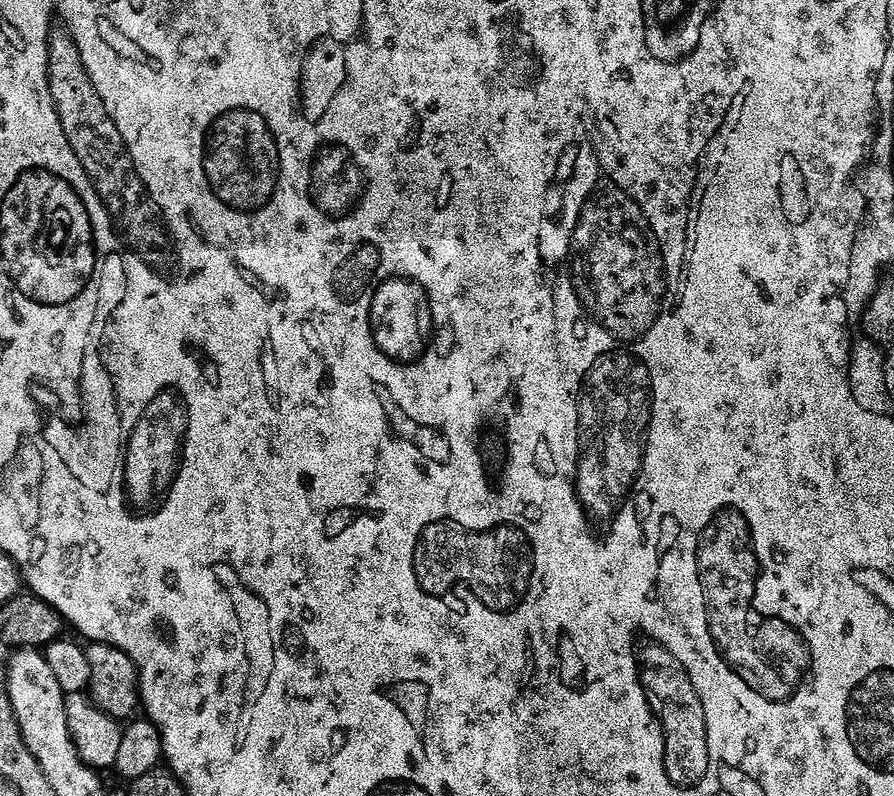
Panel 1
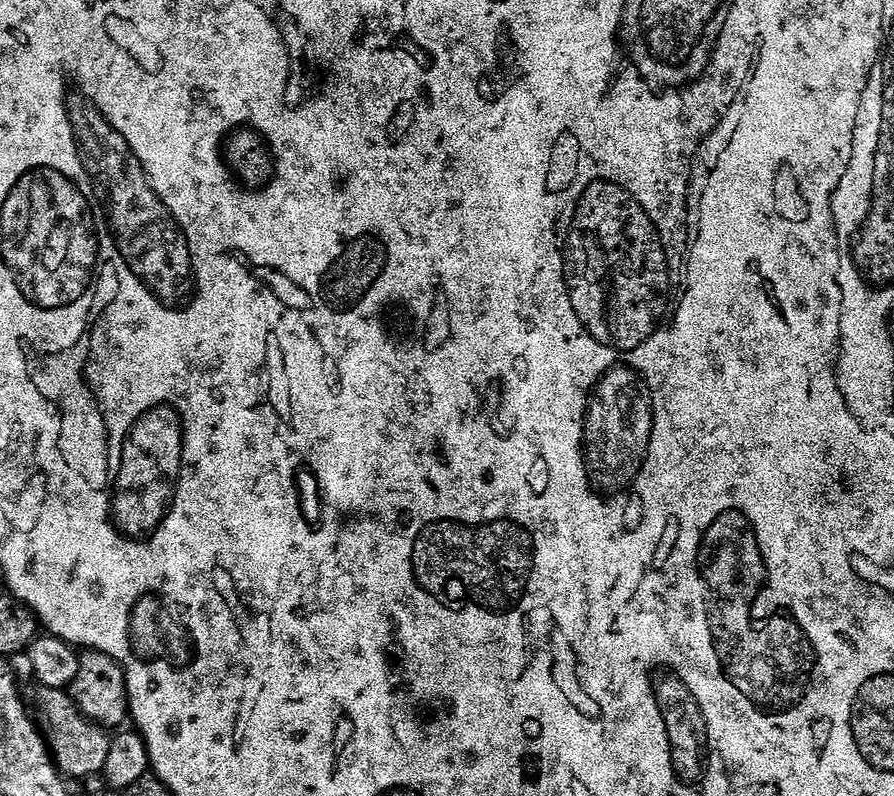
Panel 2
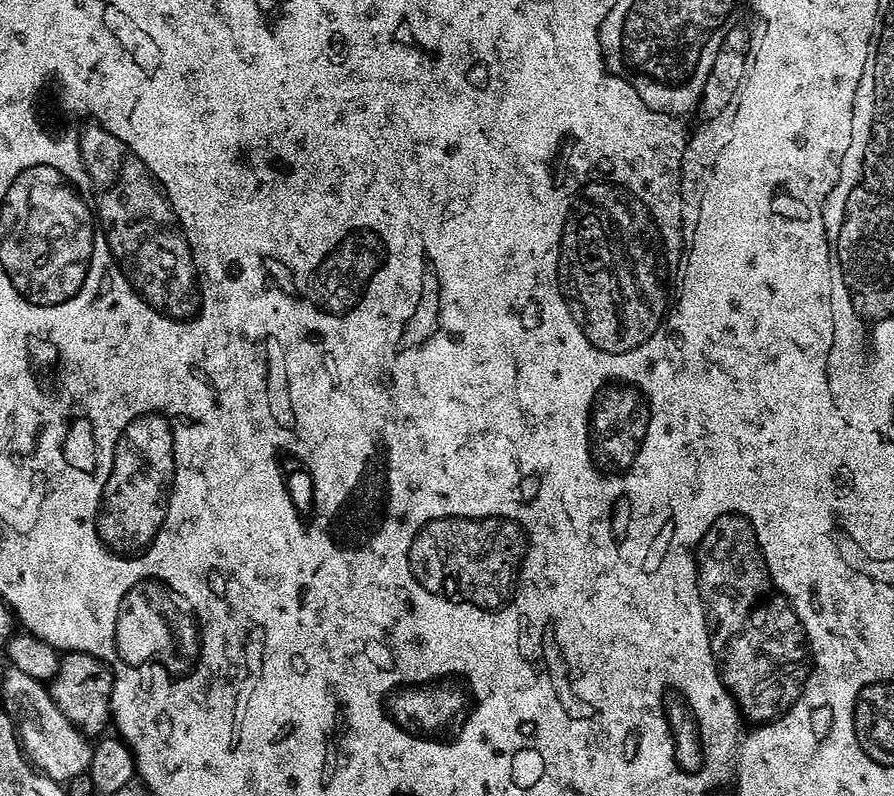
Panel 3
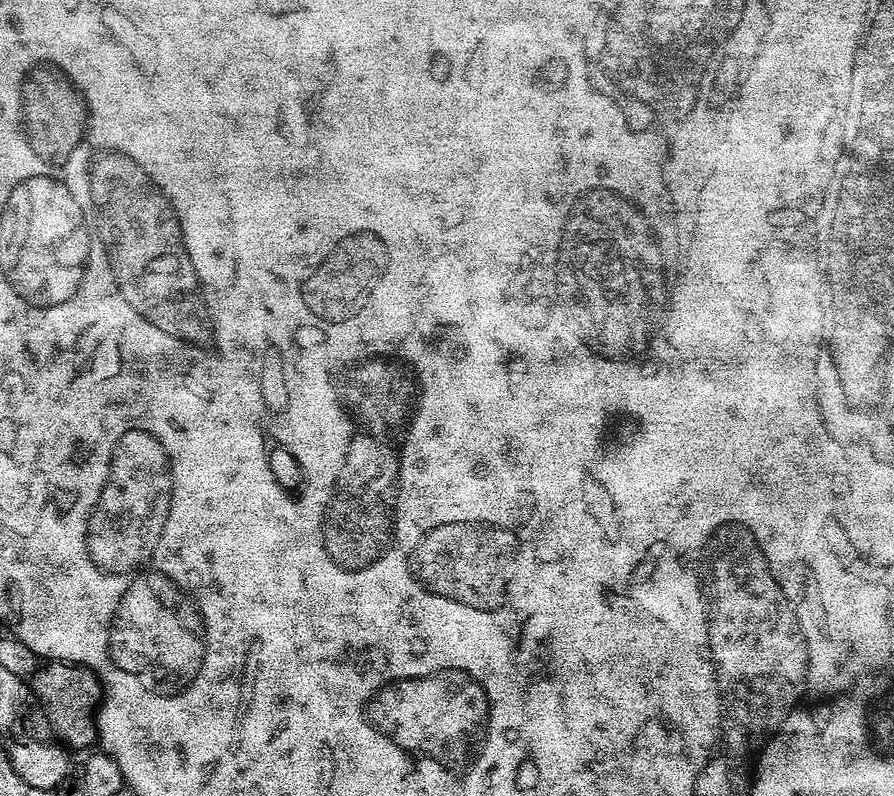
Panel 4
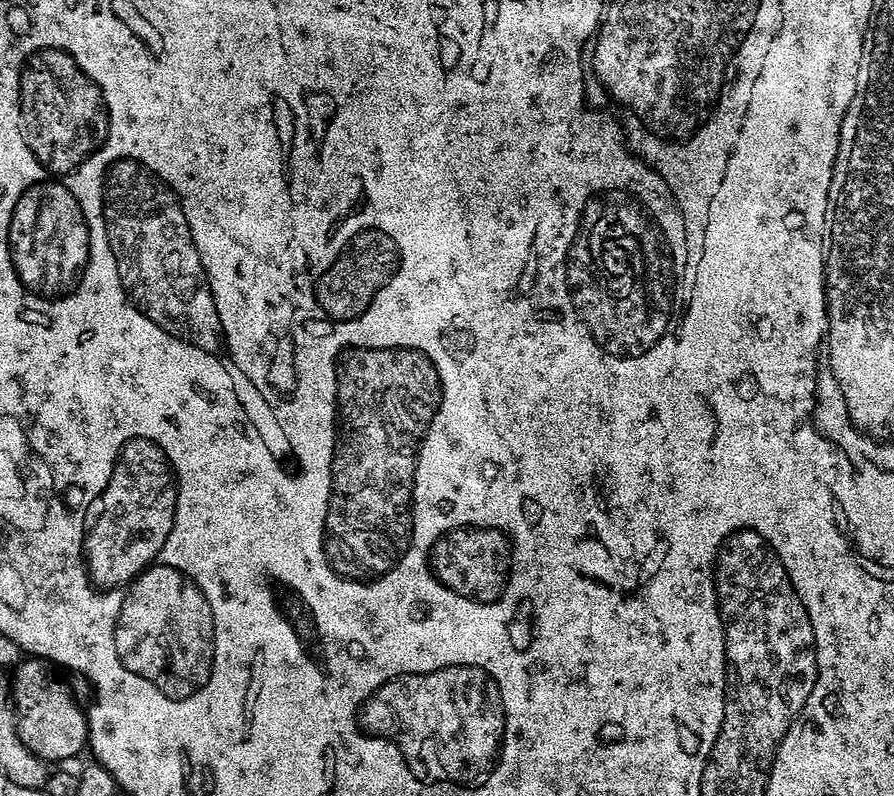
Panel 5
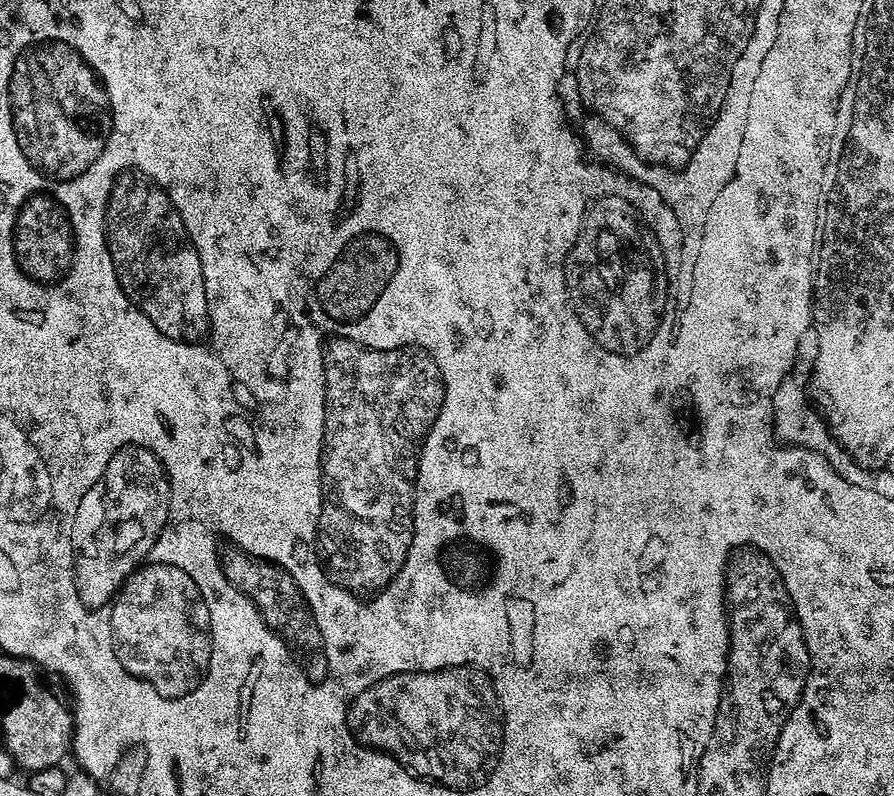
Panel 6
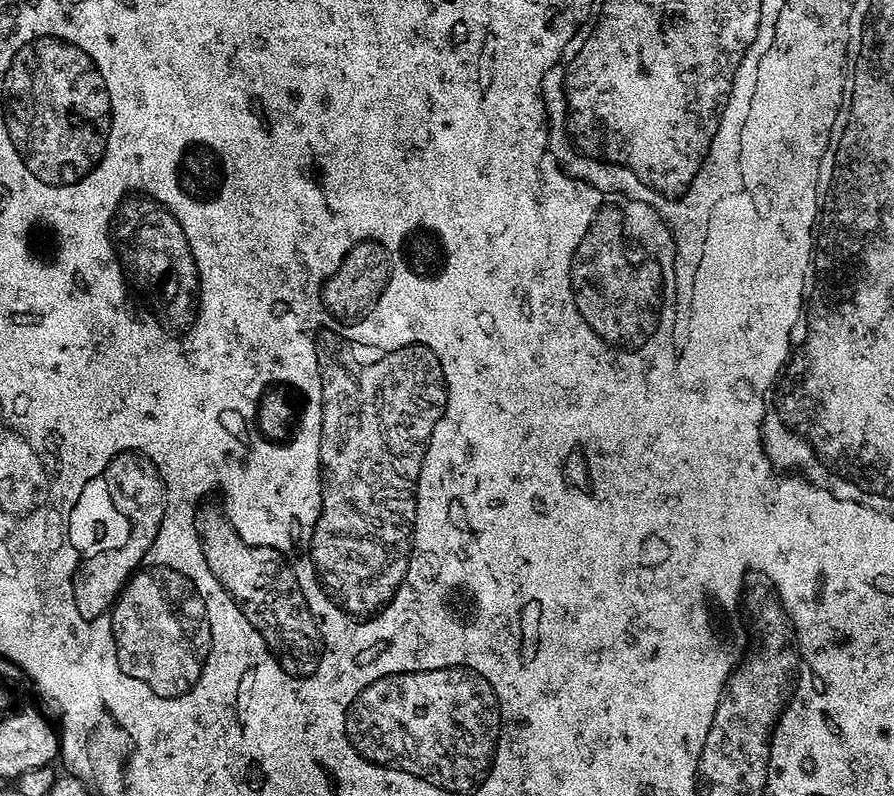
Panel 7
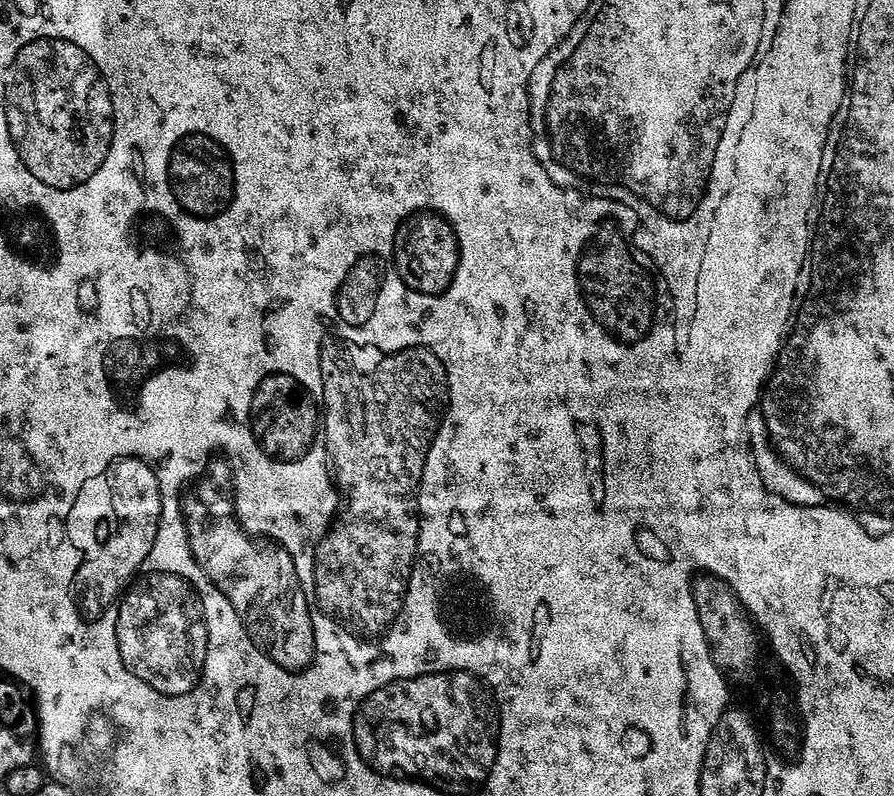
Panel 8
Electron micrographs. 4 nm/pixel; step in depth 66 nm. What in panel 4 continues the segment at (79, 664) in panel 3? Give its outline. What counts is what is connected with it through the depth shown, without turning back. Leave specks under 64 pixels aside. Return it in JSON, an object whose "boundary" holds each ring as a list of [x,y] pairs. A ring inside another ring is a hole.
{"boundary":[[[48,662],[30,680],[30,692],[44,707],[52,728],[57,732],[59,743],[69,749],[97,747],[100,735],[98,713],[102,703],[102,685],[99,677],[91,669],[79,664]]]}

